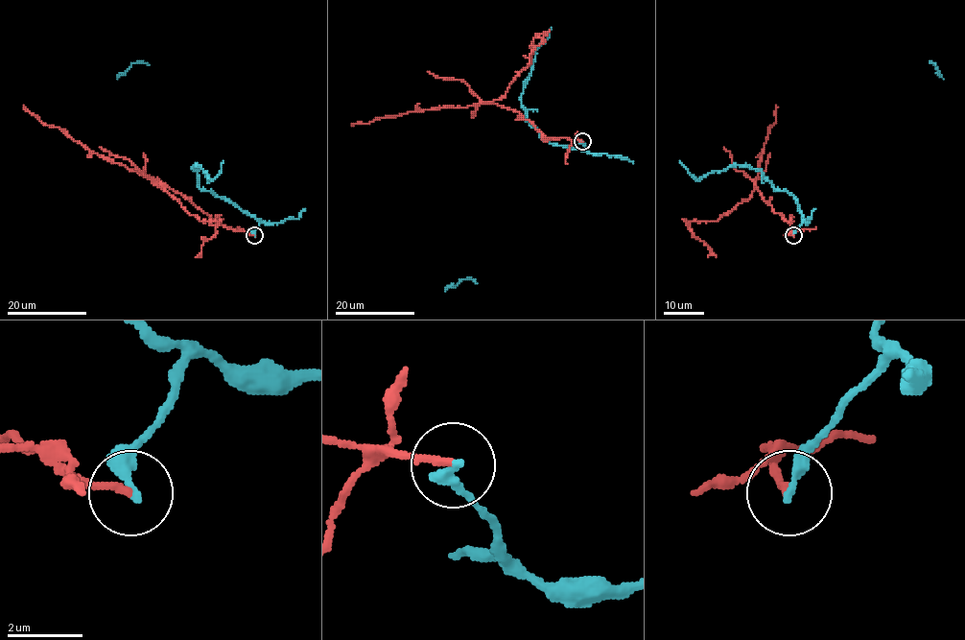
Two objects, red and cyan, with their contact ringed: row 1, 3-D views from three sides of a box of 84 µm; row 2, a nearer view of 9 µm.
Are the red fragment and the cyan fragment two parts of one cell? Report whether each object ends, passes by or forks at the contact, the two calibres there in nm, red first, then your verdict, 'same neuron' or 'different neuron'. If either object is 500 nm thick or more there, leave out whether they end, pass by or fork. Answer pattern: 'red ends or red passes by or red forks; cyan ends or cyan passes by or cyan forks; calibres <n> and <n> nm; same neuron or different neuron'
red ends; cyan ends; calibres 190 and 300 nm; different neuron

